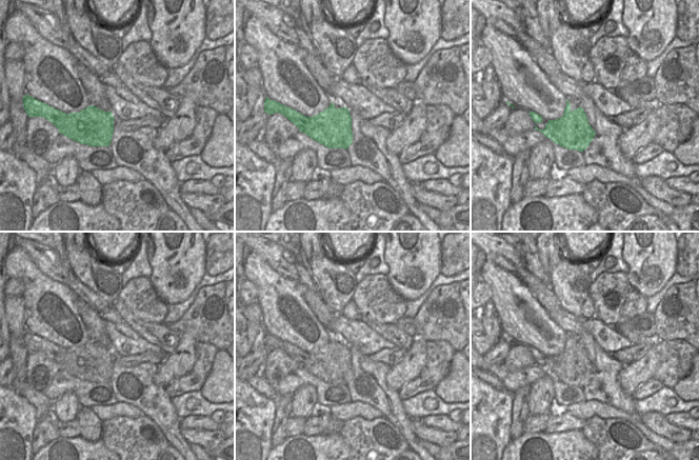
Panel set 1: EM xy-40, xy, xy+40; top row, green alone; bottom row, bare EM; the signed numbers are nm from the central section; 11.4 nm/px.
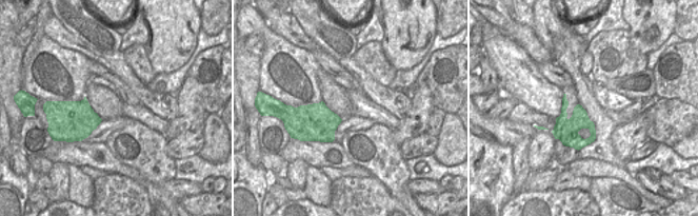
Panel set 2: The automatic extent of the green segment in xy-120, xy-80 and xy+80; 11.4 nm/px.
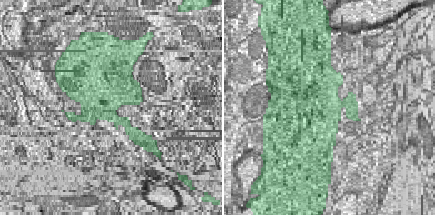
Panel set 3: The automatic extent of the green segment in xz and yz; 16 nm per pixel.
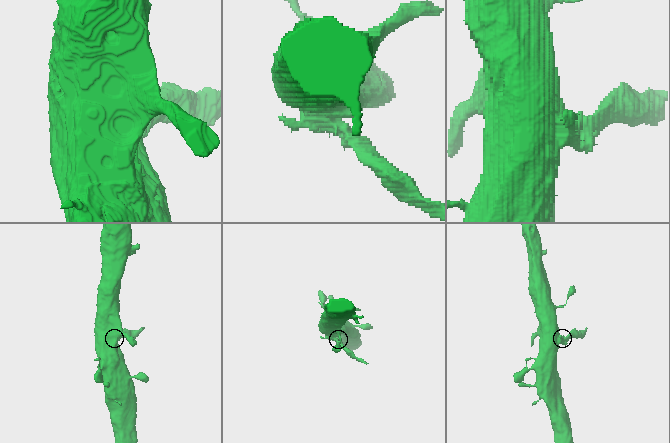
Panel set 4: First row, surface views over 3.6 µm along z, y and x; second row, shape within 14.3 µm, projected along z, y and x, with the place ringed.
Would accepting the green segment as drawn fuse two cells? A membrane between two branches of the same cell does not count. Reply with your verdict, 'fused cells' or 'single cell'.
fused cells

